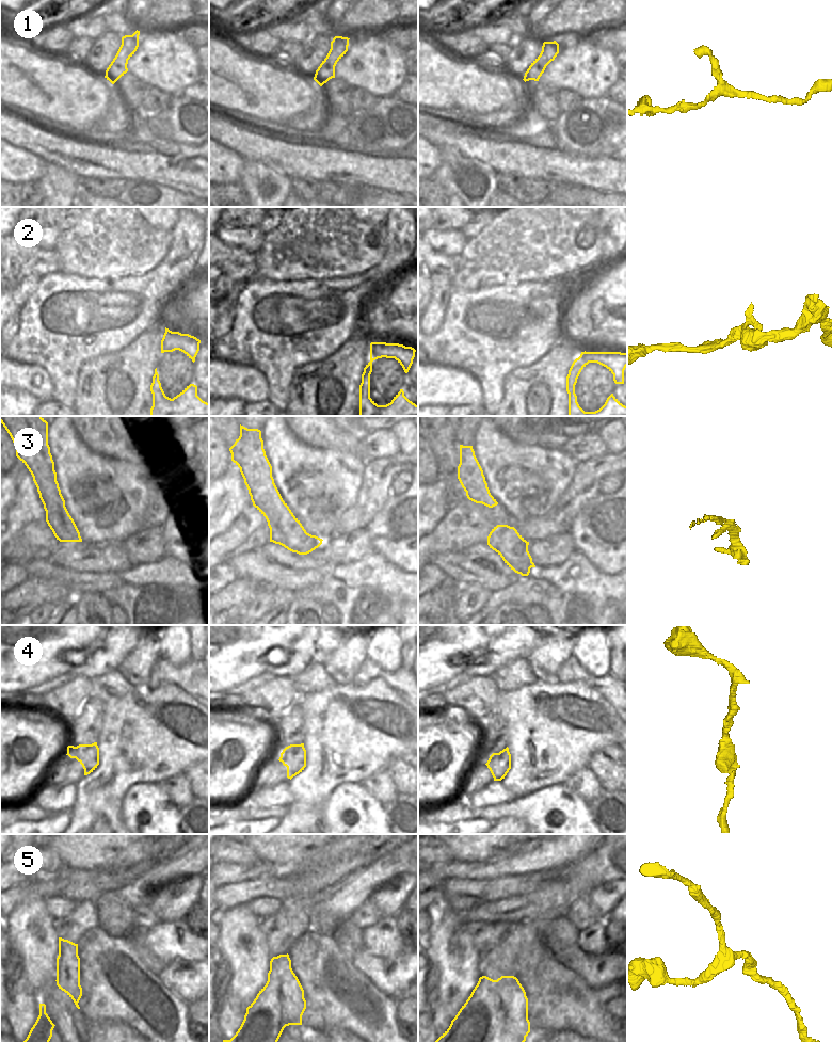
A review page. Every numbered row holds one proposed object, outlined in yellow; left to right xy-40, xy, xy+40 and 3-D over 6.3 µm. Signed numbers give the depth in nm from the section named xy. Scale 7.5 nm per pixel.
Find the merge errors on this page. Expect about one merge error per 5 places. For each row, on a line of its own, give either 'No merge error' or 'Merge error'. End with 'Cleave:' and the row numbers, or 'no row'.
1: No merge error
2: No merge error
3: No merge error
4: No merge error
5: No merge error
Cleave: no row.

